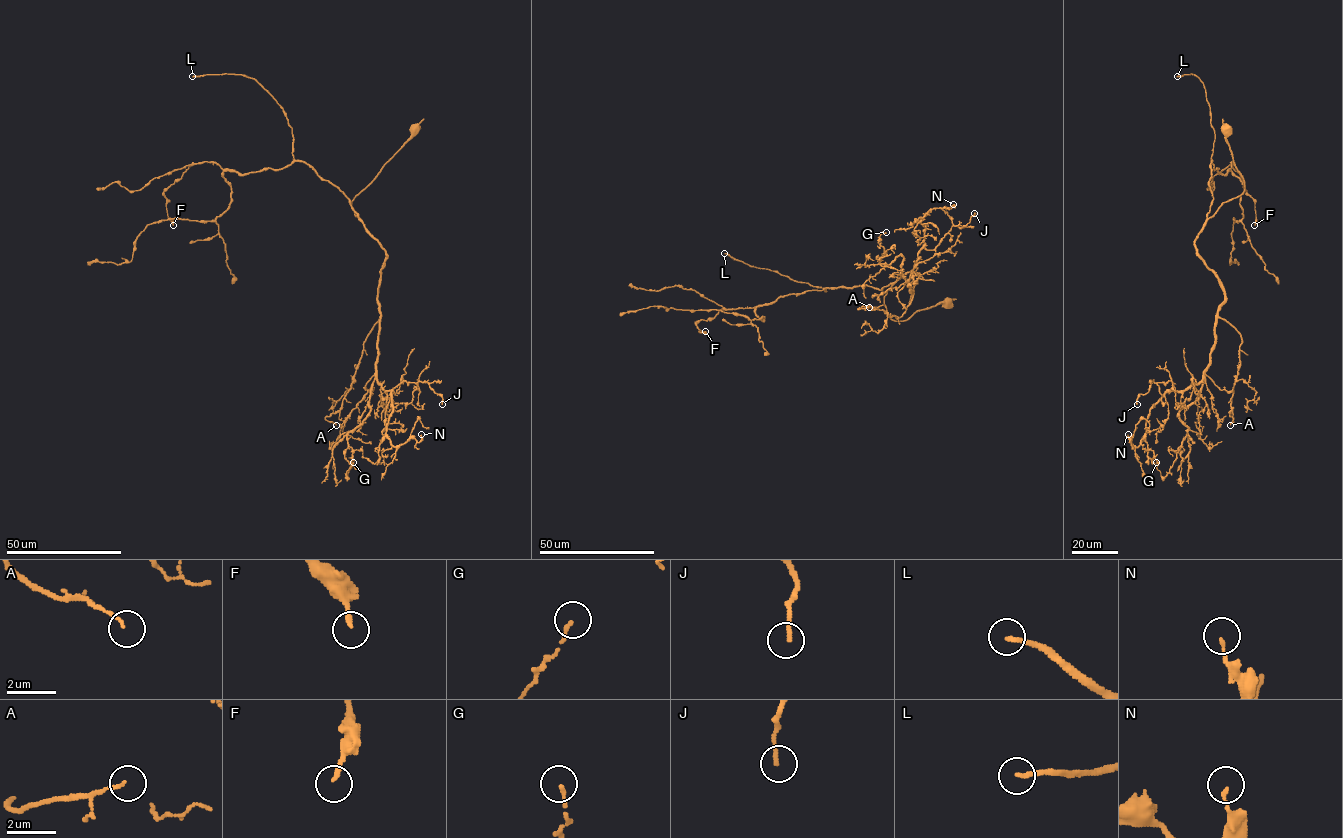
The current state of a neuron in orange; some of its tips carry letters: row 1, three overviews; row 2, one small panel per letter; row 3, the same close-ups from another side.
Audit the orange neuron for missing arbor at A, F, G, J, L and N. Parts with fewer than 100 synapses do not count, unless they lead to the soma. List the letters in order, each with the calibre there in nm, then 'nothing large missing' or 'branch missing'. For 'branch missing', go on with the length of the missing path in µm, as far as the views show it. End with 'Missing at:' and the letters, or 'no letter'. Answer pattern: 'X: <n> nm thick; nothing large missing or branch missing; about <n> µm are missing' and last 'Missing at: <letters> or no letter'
A: 110 nm thick; nothing large missing
F: 180 nm thick; nothing large missing
G: 130 nm thick; nothing large missing
J: 140 nm thick; nothing large missing
L: 170 nm thick; branch missing; about 200 µm are missing
N: 120 nm thick; nothing large missing
Missing at: L

